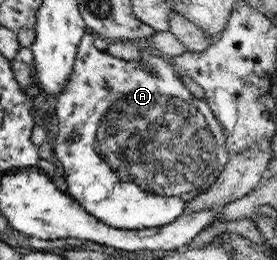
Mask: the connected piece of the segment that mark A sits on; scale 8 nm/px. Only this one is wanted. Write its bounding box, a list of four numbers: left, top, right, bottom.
[54,30,230,231]

